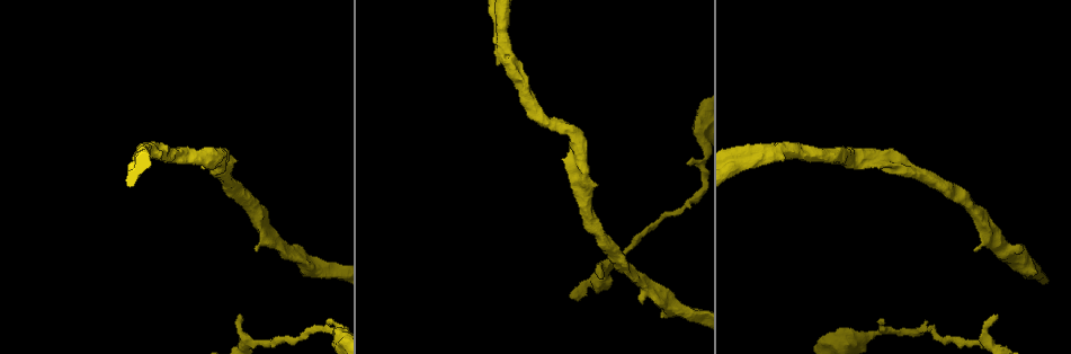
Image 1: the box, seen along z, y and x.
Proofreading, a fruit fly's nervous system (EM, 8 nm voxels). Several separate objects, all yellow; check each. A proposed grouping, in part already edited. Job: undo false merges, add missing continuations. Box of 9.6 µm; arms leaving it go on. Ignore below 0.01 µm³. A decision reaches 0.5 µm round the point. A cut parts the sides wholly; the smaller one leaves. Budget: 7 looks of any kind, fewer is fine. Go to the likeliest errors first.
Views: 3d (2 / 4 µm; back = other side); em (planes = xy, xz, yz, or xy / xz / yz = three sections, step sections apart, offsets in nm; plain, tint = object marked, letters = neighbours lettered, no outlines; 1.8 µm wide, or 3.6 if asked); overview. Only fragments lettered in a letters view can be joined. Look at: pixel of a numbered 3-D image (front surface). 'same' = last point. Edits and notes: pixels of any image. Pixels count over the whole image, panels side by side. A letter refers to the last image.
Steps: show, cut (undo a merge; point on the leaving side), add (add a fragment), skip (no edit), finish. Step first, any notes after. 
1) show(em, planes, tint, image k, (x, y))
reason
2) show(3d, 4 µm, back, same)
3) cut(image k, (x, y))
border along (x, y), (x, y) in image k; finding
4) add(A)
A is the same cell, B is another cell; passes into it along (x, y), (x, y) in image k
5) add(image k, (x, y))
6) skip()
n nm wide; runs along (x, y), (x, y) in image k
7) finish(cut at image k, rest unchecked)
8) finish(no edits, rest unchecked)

show(3d, 2 µm, back, image 1, (601, 277))
free end

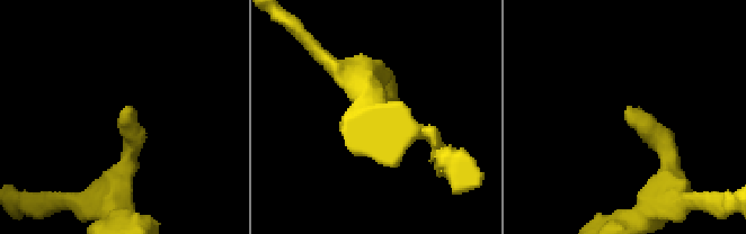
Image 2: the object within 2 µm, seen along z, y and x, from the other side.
show(em, 3.6 µm, yz, step 16, letters, image 2, (130, 110))

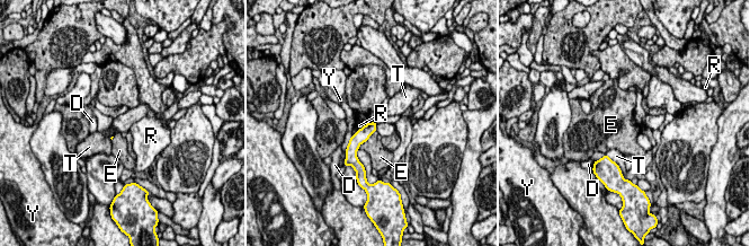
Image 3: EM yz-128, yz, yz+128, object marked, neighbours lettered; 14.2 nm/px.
skip()
180 nm wide; D, E, R, T and Y are other cells; border along (358, 148), (357, 158), (360, 161) in image 3; none of them fits

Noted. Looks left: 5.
show(em, planes, tint, image 1, (733, 159))

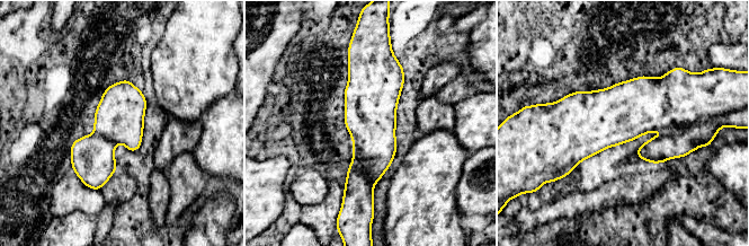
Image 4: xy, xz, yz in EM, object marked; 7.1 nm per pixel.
show(em, planes, letters, same)

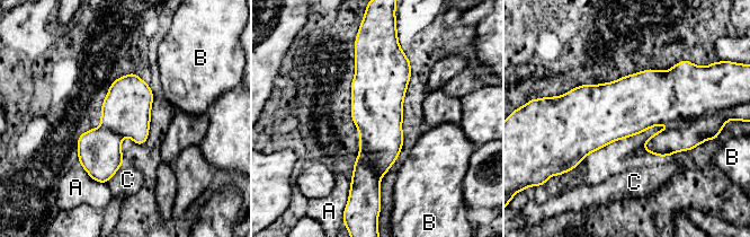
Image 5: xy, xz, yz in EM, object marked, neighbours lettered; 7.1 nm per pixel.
skip()
A, B and C are other cells; border along (122, 164), (106, 182) in image 5; all the same cell

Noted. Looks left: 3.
show(em, planes, letters, image 1, (327, 320))
branch stops here

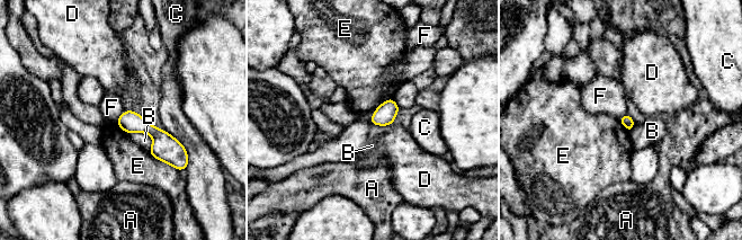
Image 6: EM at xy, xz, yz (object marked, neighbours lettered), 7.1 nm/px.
skip()
A, B, C, D, E and F are other cells; border along (390, 97), (377, 107), (369, 121) in image 6; none of them fits

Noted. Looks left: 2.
finish(no edits, rest unchecked)

